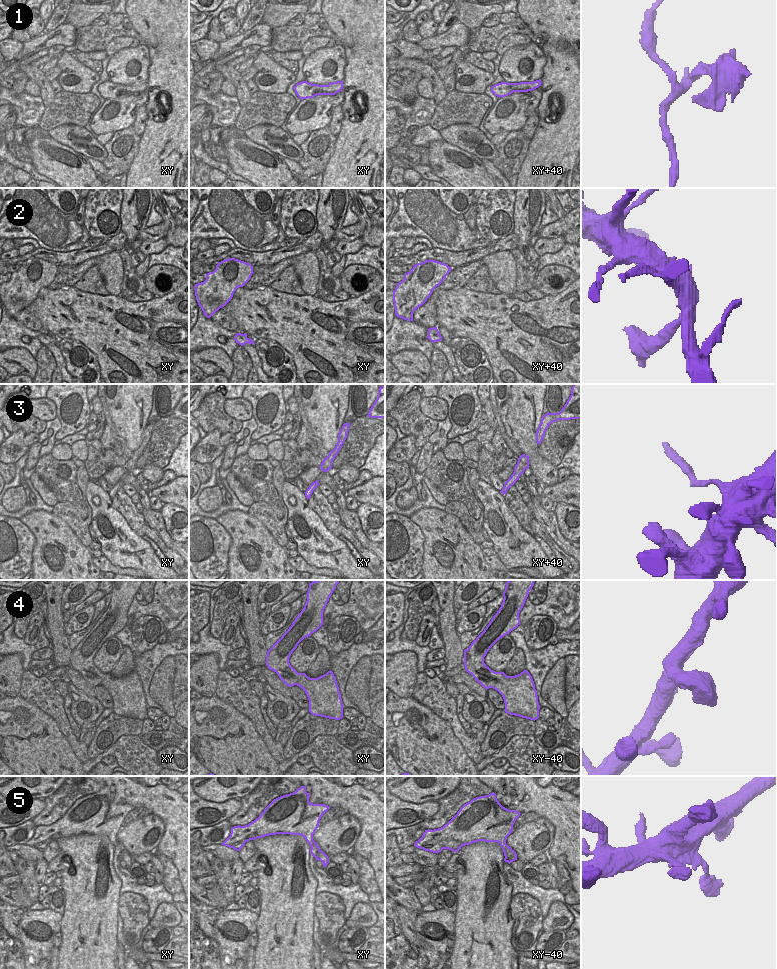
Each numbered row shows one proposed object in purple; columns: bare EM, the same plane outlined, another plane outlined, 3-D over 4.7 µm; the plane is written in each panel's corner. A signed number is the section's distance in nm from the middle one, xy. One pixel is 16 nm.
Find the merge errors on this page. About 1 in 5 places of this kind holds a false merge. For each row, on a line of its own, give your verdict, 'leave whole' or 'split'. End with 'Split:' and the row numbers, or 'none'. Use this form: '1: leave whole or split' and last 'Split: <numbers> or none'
1: split
2: leave whole
3: split
4: leave whole
5: leave whole
Split: 1, 3

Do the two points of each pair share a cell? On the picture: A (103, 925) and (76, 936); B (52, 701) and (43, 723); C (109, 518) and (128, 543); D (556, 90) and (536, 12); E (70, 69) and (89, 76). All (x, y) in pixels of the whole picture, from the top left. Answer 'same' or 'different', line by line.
A: same
B: different
C: same
D: same
E: same

